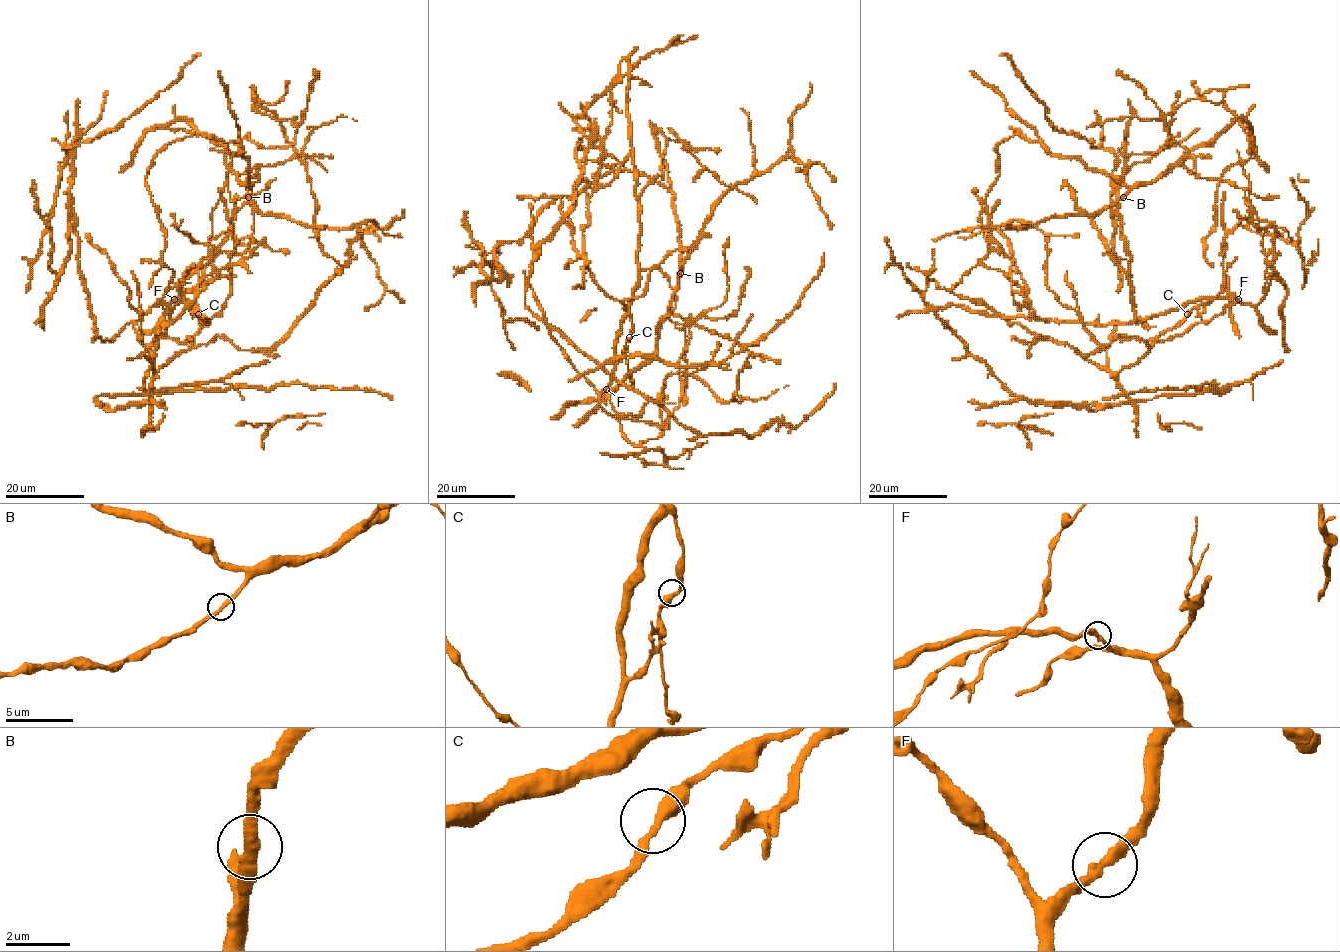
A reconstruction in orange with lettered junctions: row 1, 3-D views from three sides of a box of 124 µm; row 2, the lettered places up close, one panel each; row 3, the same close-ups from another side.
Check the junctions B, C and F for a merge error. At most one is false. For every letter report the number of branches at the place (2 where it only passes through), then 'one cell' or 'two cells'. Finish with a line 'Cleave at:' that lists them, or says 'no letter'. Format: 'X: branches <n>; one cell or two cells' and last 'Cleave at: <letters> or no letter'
B: branches 2; one cell
C: branches 2; one cell
F: branches 2; one cell
Cleave at: no letter

